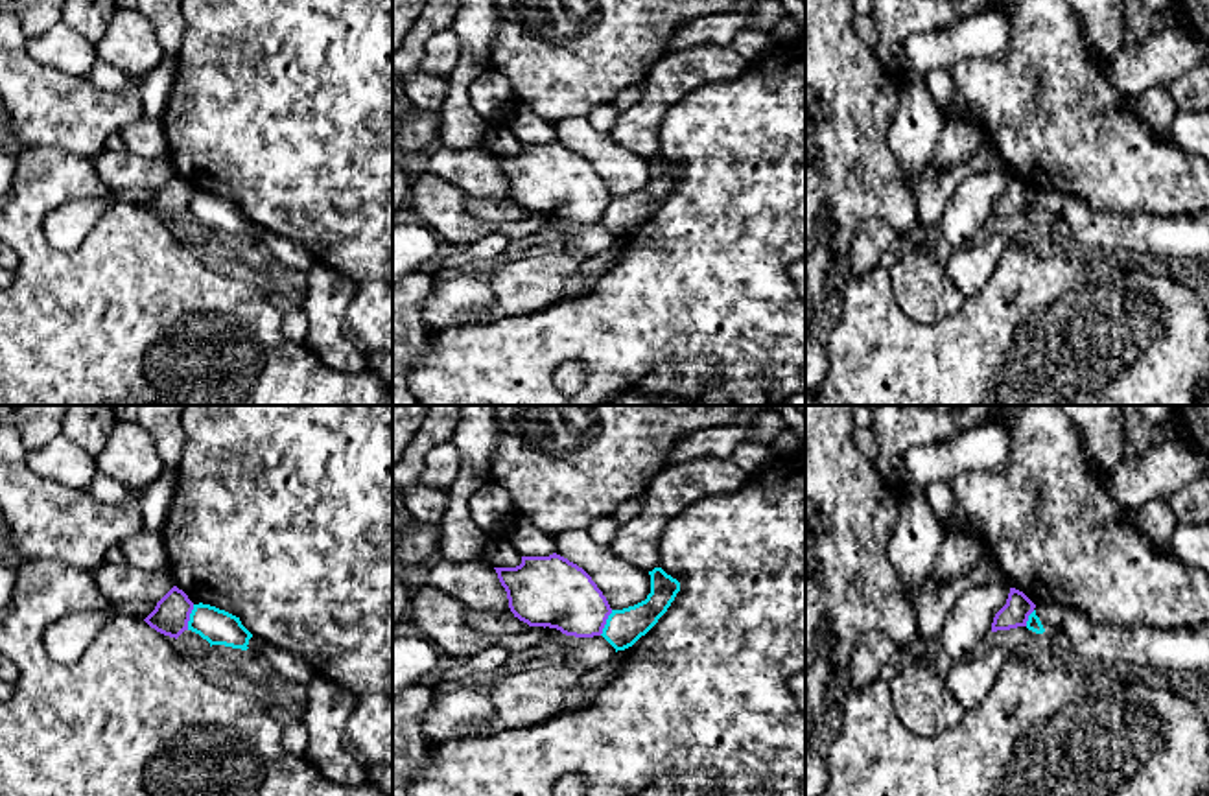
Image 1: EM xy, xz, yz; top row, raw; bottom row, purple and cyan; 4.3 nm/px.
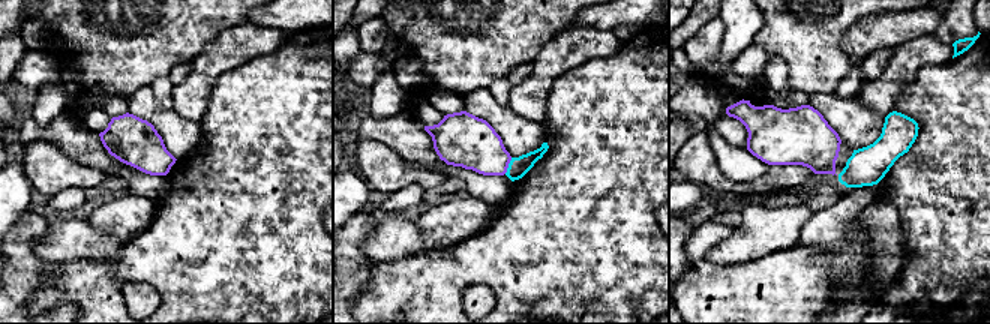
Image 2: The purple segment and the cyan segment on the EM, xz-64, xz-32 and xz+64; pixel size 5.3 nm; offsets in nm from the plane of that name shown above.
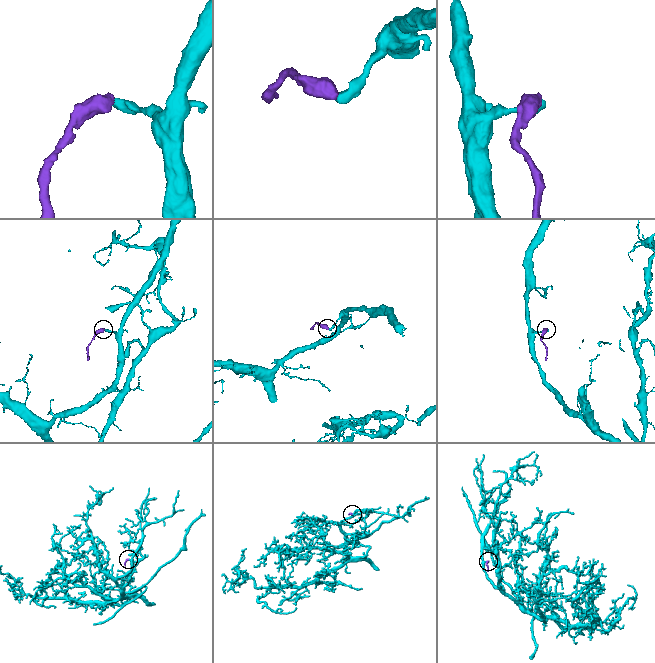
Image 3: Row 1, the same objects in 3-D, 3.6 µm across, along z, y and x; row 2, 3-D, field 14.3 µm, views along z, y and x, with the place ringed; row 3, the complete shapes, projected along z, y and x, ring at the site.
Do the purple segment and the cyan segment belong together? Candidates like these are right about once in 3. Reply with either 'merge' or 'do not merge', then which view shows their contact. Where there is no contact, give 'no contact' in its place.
do not merge; contact in xy

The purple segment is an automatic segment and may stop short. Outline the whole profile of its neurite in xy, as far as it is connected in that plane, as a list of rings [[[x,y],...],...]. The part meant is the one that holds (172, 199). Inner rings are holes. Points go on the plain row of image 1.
[[[173,173],[144,208],[157,219],[177,227],[184,217],[188,217],[192,197],[194,190],[188,182]]]

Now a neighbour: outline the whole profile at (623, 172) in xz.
[[[575,116],[555,125],[557,142],[582,155],[606,184],[612,197],[623,197],[647,186],[651,162],[619,146],[608,133]]]

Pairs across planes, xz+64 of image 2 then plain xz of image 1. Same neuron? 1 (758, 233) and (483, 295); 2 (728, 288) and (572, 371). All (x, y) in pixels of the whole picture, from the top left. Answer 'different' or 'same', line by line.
1: different
2: different

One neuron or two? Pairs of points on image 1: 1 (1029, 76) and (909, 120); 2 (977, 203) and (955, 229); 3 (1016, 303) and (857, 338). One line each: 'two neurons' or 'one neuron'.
1: two neurons
2: one neuron
3: one neuron

